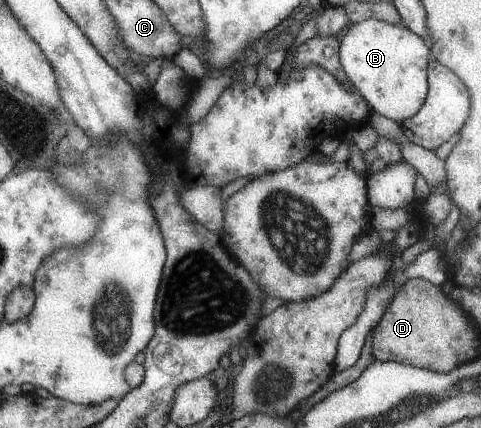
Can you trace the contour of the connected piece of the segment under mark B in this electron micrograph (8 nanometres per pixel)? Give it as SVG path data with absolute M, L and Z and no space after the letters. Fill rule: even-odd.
M378 19L348 25L340 35L339 59L348 82L371 106L372 113L401 124L413 117L426 99L427 48L413 32Z

